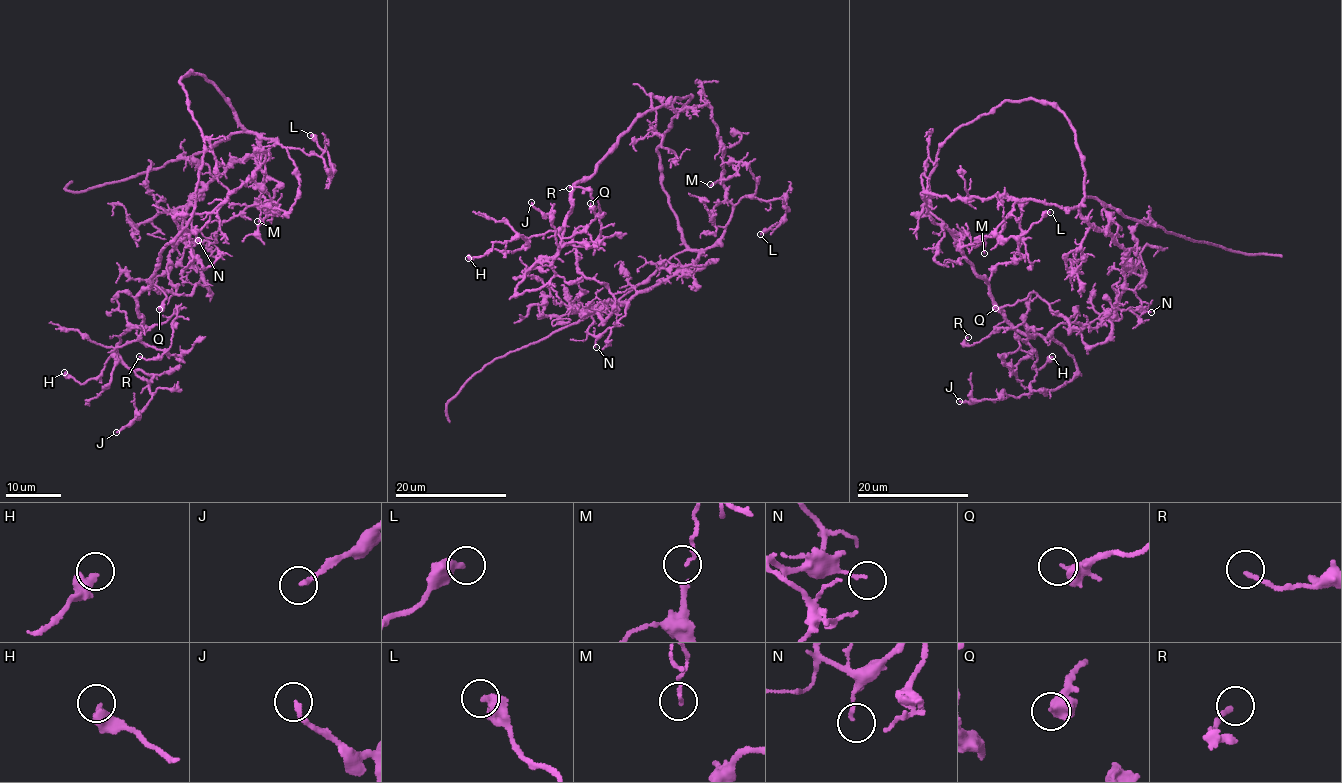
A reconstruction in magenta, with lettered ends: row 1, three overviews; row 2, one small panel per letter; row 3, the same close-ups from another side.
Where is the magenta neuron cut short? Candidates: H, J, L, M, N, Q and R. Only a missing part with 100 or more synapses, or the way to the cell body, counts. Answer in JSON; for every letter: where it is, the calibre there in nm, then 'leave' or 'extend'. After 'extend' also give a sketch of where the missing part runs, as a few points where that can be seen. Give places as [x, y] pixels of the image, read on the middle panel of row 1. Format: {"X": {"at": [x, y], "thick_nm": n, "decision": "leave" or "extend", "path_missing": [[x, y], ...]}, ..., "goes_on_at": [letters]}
{"H": {"at": [468, 258], "thick_nm": 480, "decision": "leave"}, "J": {"at": [531, 202], "thick_nm": 160, "decision": "leave"}, "L": {"at": [760, 234], "thick_nm": 320, "decision": "leave"}, "M": {"at": [710, 184], "thick_nm": 110, "decision": "leave"}, "N": {"at": [596, 347], "thick_nm": 130, "decision": "leave"}, "Q": {"at": [590, 203], "thick_nm": 240, "decision": "leave"}, "R": {"at": [569, 188], "thick_nm": 170, "decision": "leave"}, "goes_on_at": []}

